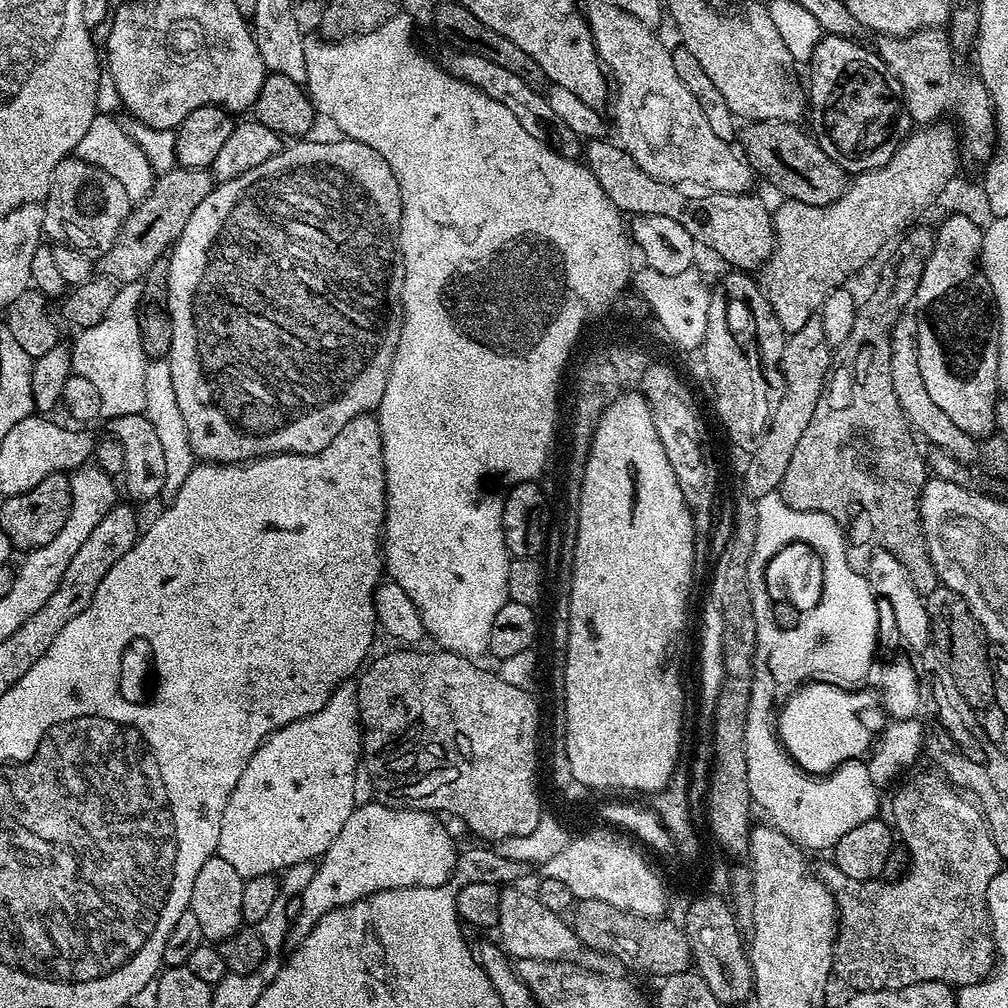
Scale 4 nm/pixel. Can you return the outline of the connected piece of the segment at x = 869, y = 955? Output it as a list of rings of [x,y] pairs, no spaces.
[[[909,775],[904,785],[896,792],[892,800],[893,821],[904,820],[904,828],[908,831],[906,847],[912,855],[912,863],[908,866],[908,872],[901,880],[855,880],[846,878],[842,870],[836,868],[835,863],[828,862],[818,868],[820,881],[830,890],[830,894],[836,899],[838,909],[838,931],[836,945],[832,955],[832,970],[835,979],[849,984],[856,992],[877,992],[878,990],[894,990],[902,986],[914,986],[918,982],[942,982],[953,986],[976,984],[980,980],[986,980],[992,975],[994,965],[997,963],[996,942],[992,938],[992,919],[988,917],[988,891],[990,882],[1002,871],[1002,861],[998,854],[998,846],[992,837],[992,831],[988,828],[988,822],[984,819],[983,811],[963,791],[957,790],[943,775],[937,776],[912,776]]]

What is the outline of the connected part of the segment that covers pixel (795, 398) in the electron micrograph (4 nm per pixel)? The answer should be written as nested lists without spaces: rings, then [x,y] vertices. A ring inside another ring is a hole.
[[[819,315],[812,316],[810,322],[802,326],[802,330],[791,333],[785,339],[780,359],[780,369],[784,371],[784,393],[779,406],[774,410],[772,421],[766,430],[766,438],[762,438],[762,446],[758,446],[758,450],[747,457],[743,489],[747,495],[759,498],[777,491],[782,478],[786,478],[786,466],[790,466],[790,458],[802,433],[806,431],[806,426],[810,426],[810,418],[814,418],[814,406],[818,406],[818,398],[825,390],[833,355]]]

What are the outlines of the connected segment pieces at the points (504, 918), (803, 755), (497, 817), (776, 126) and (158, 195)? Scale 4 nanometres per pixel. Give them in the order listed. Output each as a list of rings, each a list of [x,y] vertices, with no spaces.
[[[508,886],[500,893],[499,943],[509,957],[521,960],[567,961],[578,949],[578,941],[571,923],[561,913],[546,910],[531,891],[523,892],[520,886]]]
[[[811,681],[801,685],[781,705],[776,720],[778,738],[804,772],[827,775],[841,764],[855,761],[869,751],[886,726],[886,713],[877,695],[862,691]]]
[[[400,651],[404,652],[388,652],[385,656],[378,657],[376,661],[373,659],[359,673],[355,681],[358,715],[362,729],[362,760],[368,765],[375,799],[390,808],[414,808],[433,814],[449,812],[450,815],[464,820],[465,826],[474,835],[489,836],[496,842],[528,836],[542,823],[540,792],[536,789],[536,735],[540,732],[540,708],[536,705],[535,695],[526,690],[518,690],[518,686],[510,686],[510,682],[503,680],[495,671],[487,672],[486,669],[476,665],[479,663],[475,659],[460,656],[457,652]]]
[[[781,120],[745,123],[738,132],[739,151],[753,173],[757,177],[765,176],[781,192],[781,197],[810,206],[834,202],[846,191],[846,173],[822,150],[816,137],[805,129],[804,133],[800,127],[799,123],[787,124]]]
[[[177,166],[169,172],[159,173],[153,179],[151,192],[128,213],[126,222],[110,250],[99,255],[99,273],[118,284],[141,281],[149,268],[176,243],[182,230],[186,230],[190,214],[194,214],[198,202],[202,202],[202,198],[206,198],[206,194],[210,194],[213,187],[214,177],[207,168]]]

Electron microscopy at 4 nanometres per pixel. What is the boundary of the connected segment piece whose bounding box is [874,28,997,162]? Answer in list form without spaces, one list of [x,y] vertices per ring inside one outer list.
[[[919,28],[908,36],[885,36],[881,35],[877,44],[874,44],[874,51],[877,56],[886,62],[888,69],[898,78],[900,88],[904,92],[904,105],[908,107],[908,115],[911,123],[916,126],[937,123],[947,112],[956,108],[956,116],[960,119],[959,127],[968,128],[968,133],[962,136],[962,152],[965,157],[972,160],[987,162],[992,159],[992,153],[996,147],[996,109],[992,107],[992,99],[981,82],[979,75],[968,72],[959,72],[956,64],[952,61],[954,49],[952,41],[948,38],[947,31],[940,28]]]

